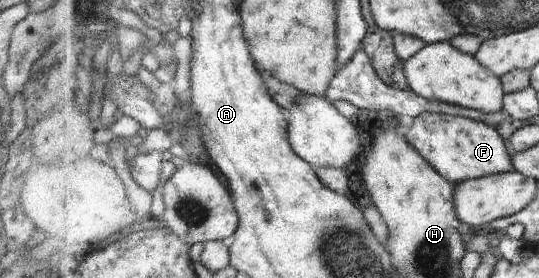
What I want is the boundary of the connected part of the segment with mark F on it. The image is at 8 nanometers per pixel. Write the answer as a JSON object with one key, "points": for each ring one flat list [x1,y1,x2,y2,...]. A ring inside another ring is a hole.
{"points":[[426,112,414,119,405,136,440,175,456,185,516,170,513,155,508,153,505,137,499,128,472,118]]}

